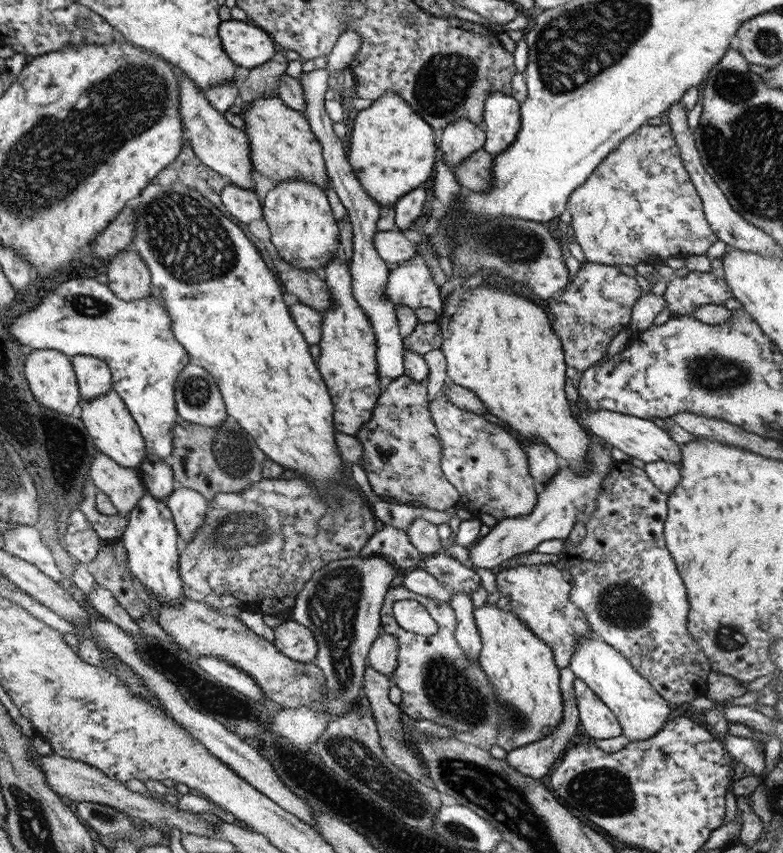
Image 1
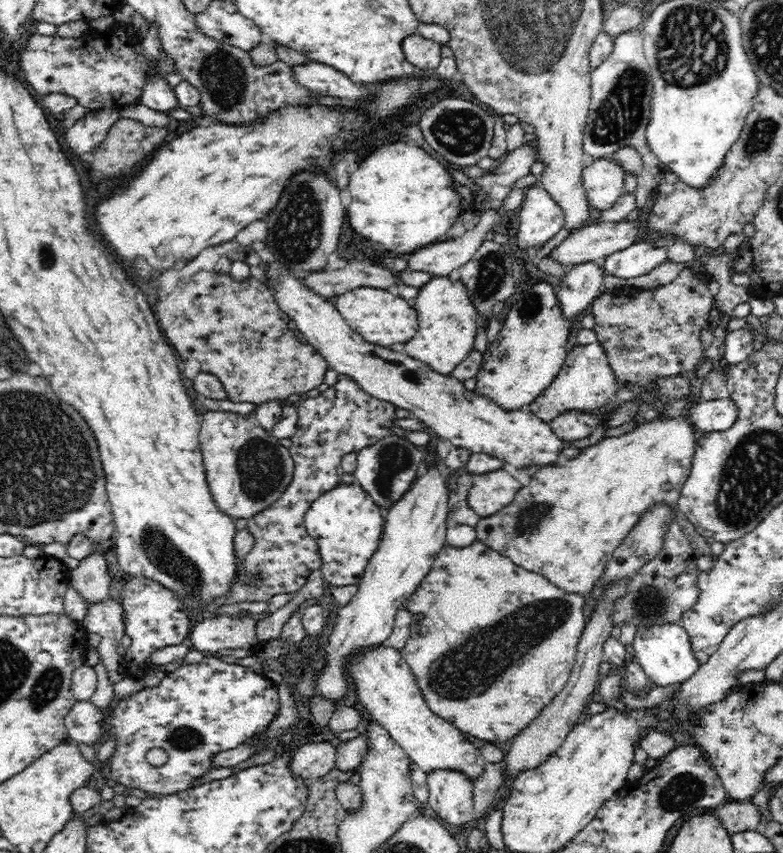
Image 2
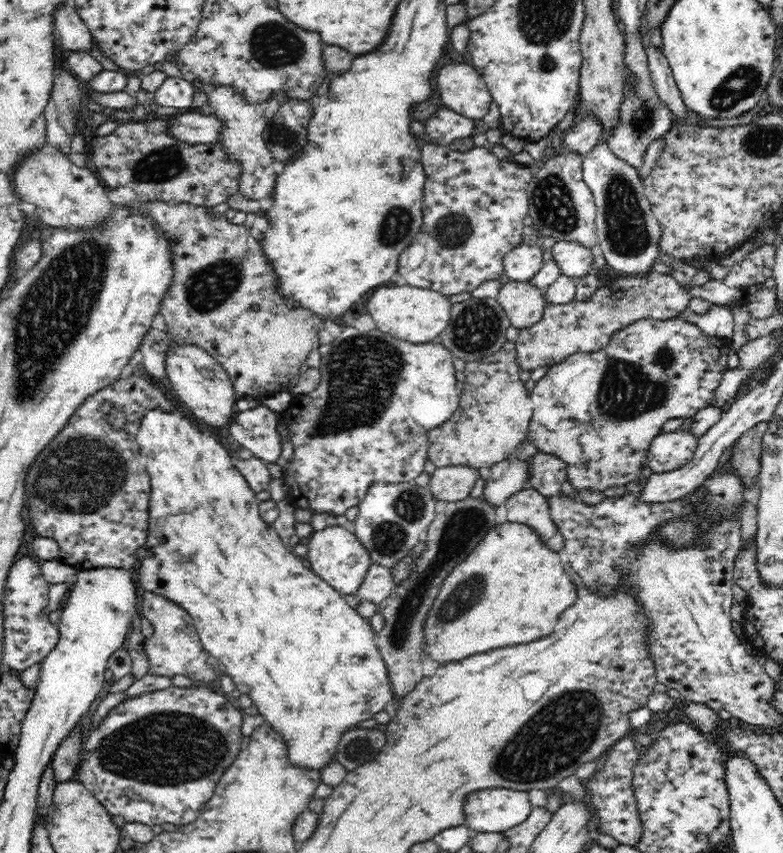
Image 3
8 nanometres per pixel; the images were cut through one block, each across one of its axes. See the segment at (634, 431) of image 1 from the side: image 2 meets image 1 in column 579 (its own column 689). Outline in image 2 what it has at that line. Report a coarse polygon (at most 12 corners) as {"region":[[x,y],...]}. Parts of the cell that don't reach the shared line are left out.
{"region":[[694,399],[688,421],[703,433],[728,430],[736,401]]}

